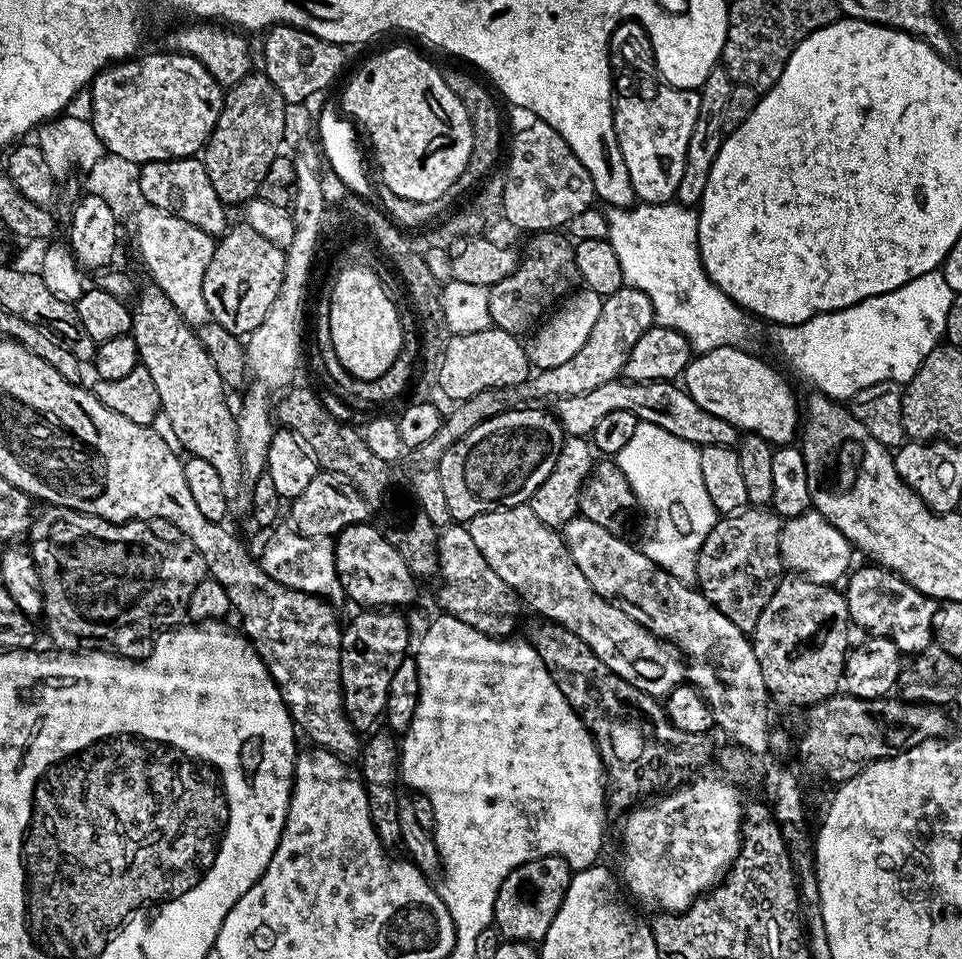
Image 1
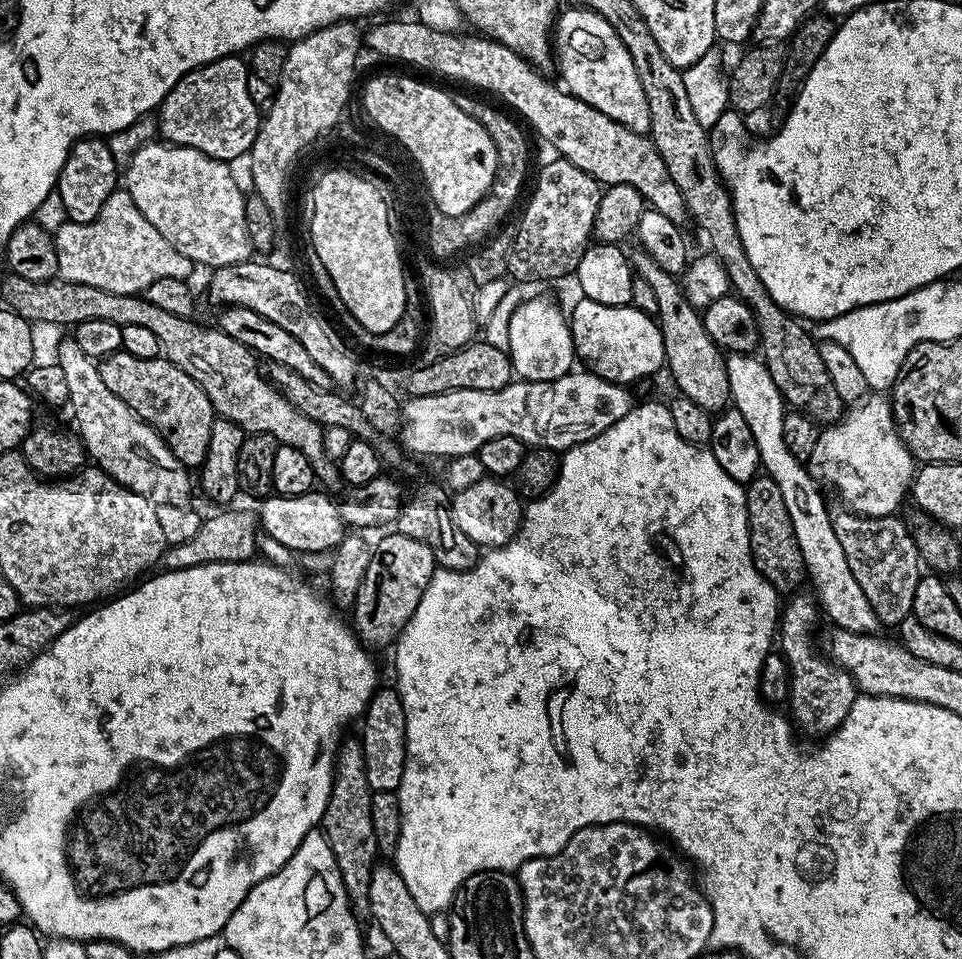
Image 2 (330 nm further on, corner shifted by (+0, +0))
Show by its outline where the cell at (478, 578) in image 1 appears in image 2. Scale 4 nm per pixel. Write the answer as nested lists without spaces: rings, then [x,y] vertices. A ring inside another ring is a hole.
[[[9,275],[7,279],[3,303],[32,324],[50,322],[61,326],[75,326],[90,322],[90,318],[102,318],[121,326],[146,326],[146,330],[158,334],[163,359],[178,366],[178,370],[186,370],[186,374],[190,374],[190,378],[194,378],[194,382],[198,382],[198,386],[206,390],[206,398],[210,398],[217,417],[234,422],[246,434],[270,434],[281,444],[302,450],[302,454],[310,458],[316,479],[321,485],[325,484],[325,489],[341,487],[342,477],[337,461],[328,457],[323,448],[325,429],[322,425],[296,409],[271,379],[256,369],[258,357],[255,352],[242,346],[242,342],[234,342],[234,338],[220,331],[219,327],[199,328],[195,319],[166,314],[166,310],[154,306],[140,294],[110,294],[110,290],[98,290],[94,286],[82,286],[59,278],[30,282],[26,278]]]

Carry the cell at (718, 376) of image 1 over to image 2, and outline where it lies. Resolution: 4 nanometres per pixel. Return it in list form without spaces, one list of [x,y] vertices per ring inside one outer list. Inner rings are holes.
[[[583,296],[577,300],[568,314],[572,344],[577,359],[584,360],[589,371],[615,384],[632,386],[665,367],[665,343],[659,323],[651,313],[632,305],[603,306]]]

